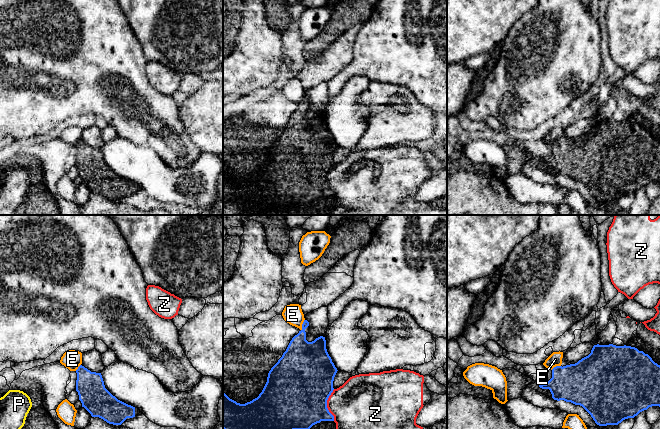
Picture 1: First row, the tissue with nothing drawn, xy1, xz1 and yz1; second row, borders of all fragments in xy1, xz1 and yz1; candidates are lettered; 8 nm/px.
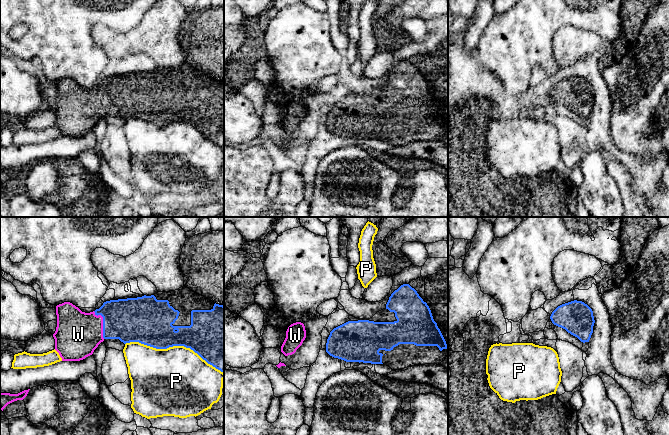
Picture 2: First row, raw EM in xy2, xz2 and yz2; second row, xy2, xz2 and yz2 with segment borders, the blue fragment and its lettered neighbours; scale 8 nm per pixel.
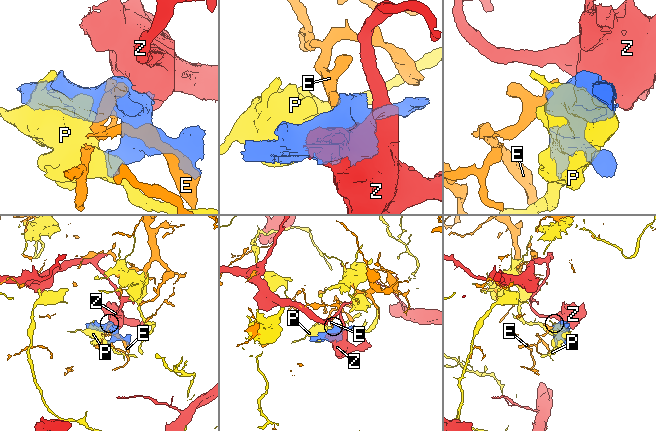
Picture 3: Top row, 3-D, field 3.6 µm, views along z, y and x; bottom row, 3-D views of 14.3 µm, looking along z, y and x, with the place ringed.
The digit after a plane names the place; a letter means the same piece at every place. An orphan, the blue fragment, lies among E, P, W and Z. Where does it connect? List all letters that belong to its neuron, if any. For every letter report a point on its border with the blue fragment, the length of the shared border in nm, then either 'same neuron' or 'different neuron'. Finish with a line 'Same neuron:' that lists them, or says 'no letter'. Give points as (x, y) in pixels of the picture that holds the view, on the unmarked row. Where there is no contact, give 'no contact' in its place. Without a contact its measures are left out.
E: meets blue in xz1 at (302, 101); contact 100 nm long; different neuron
P: meets blue in xy2 at (174, 121); contact 850 nm long; different neuron
W: meets blue in xy2 at (103, 99); contact 240 nm long; same neuron
Z: meets blue in xz1 at (326, 181); contact 260 nm long; different neuron
Same neuron: W

